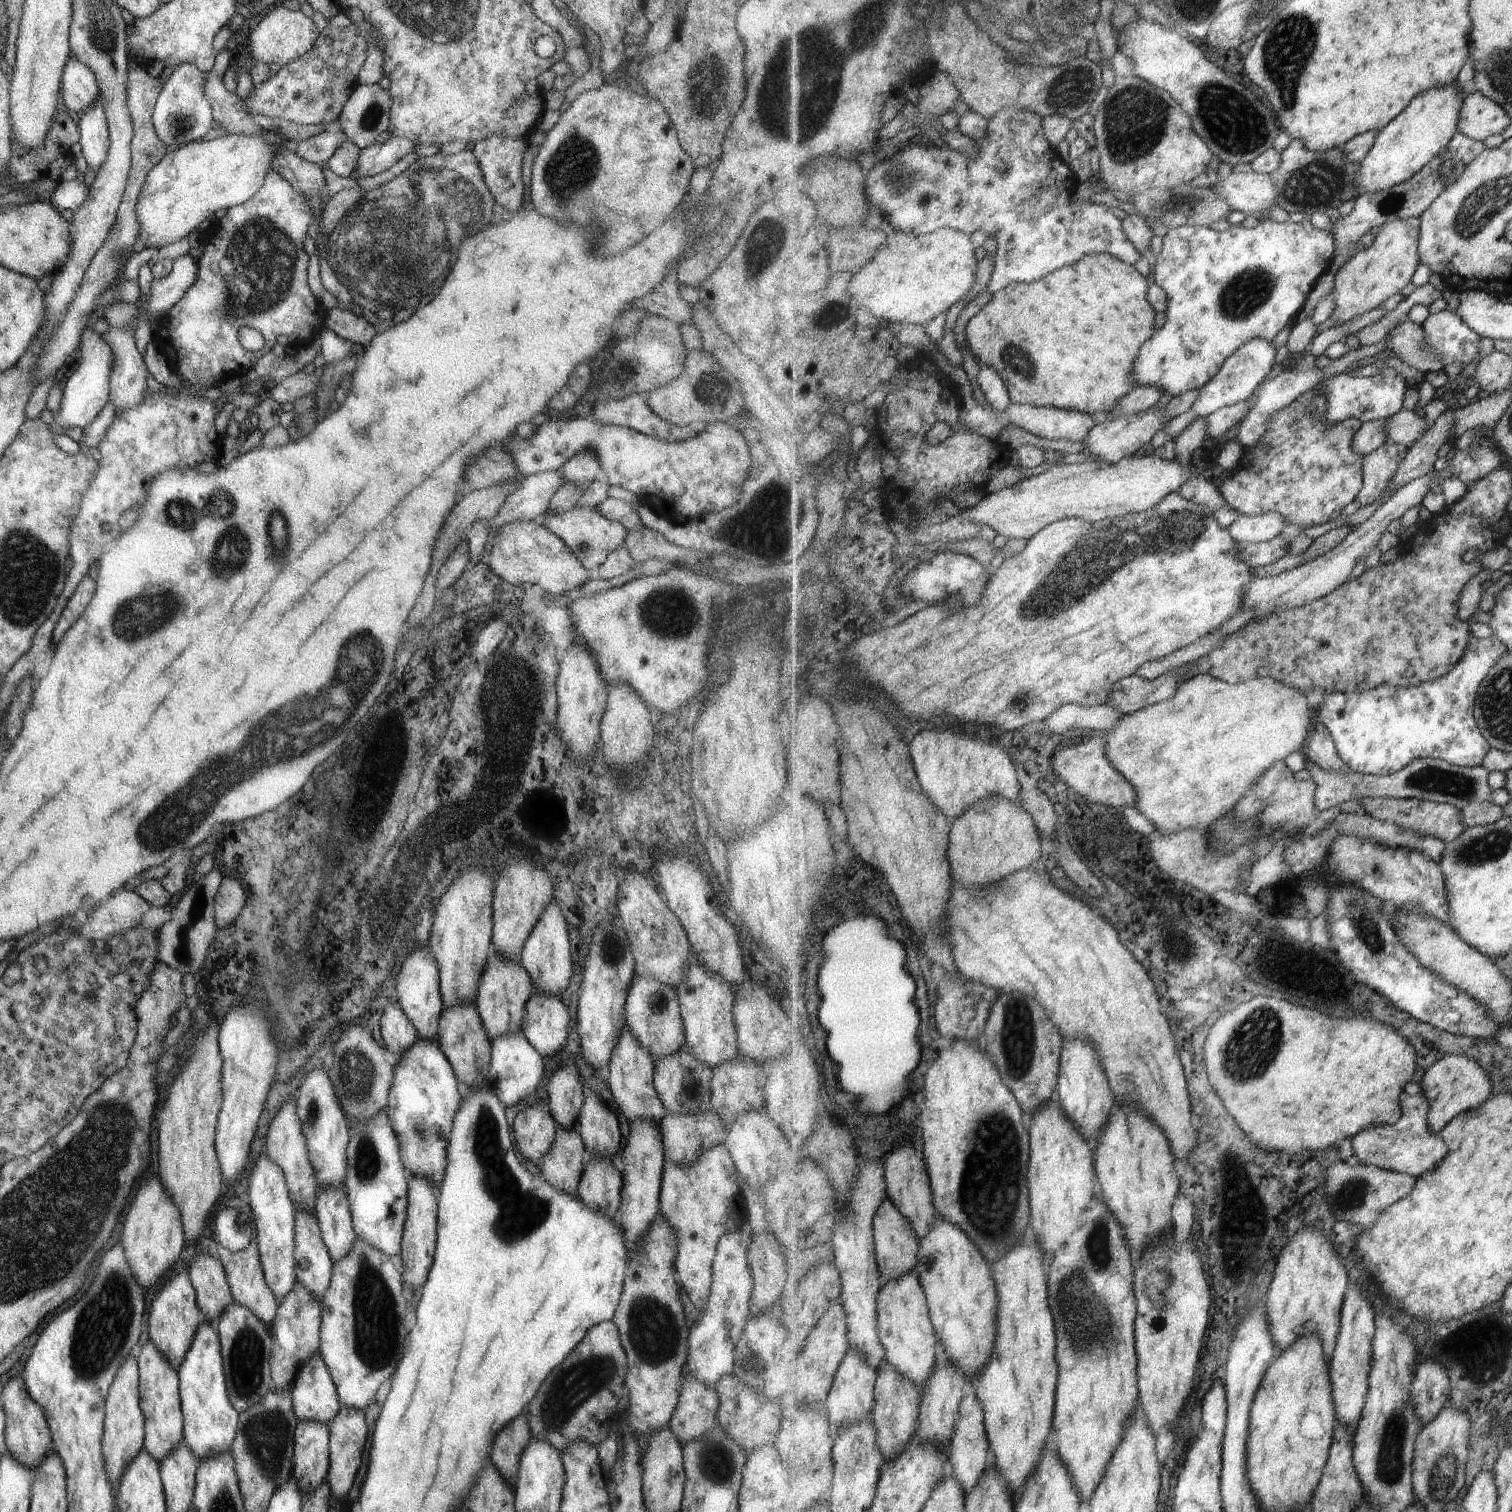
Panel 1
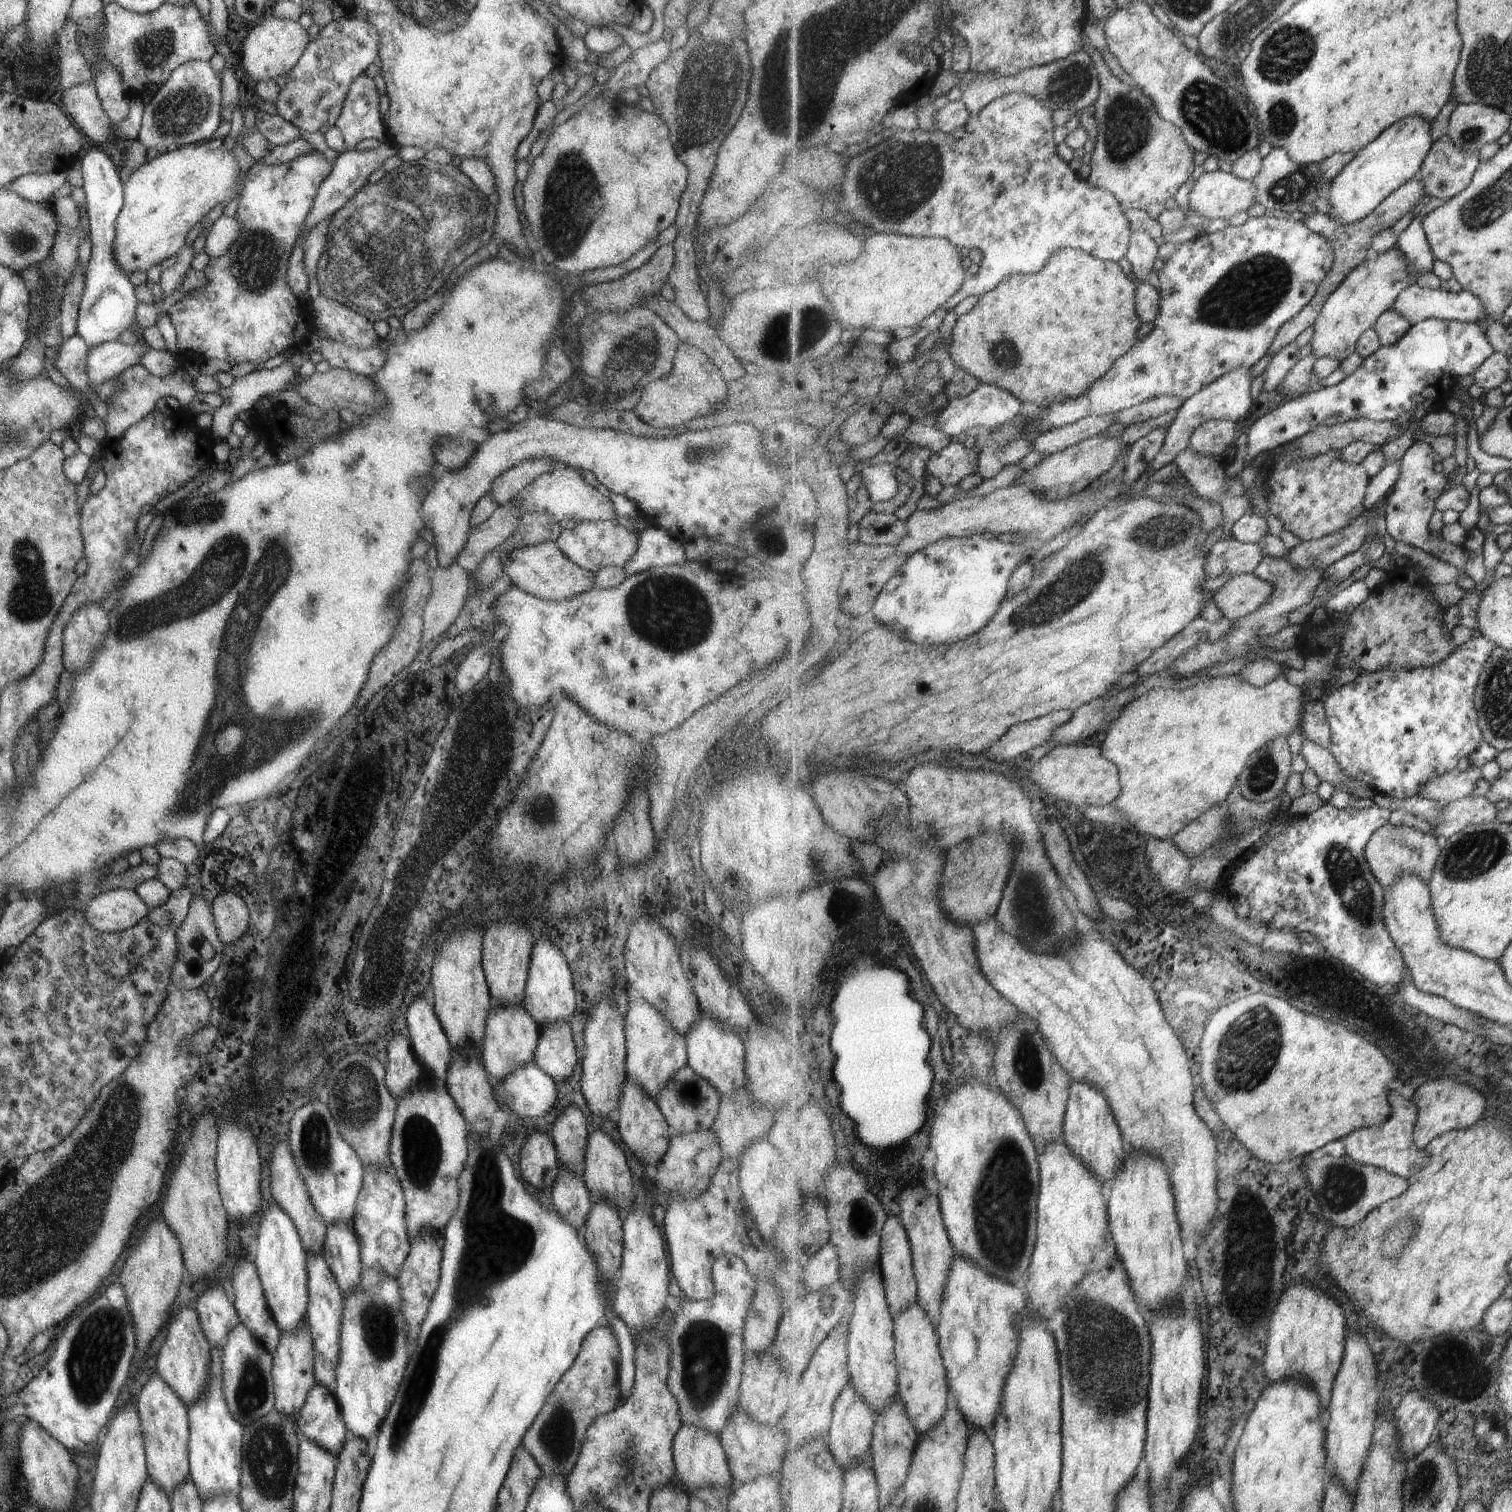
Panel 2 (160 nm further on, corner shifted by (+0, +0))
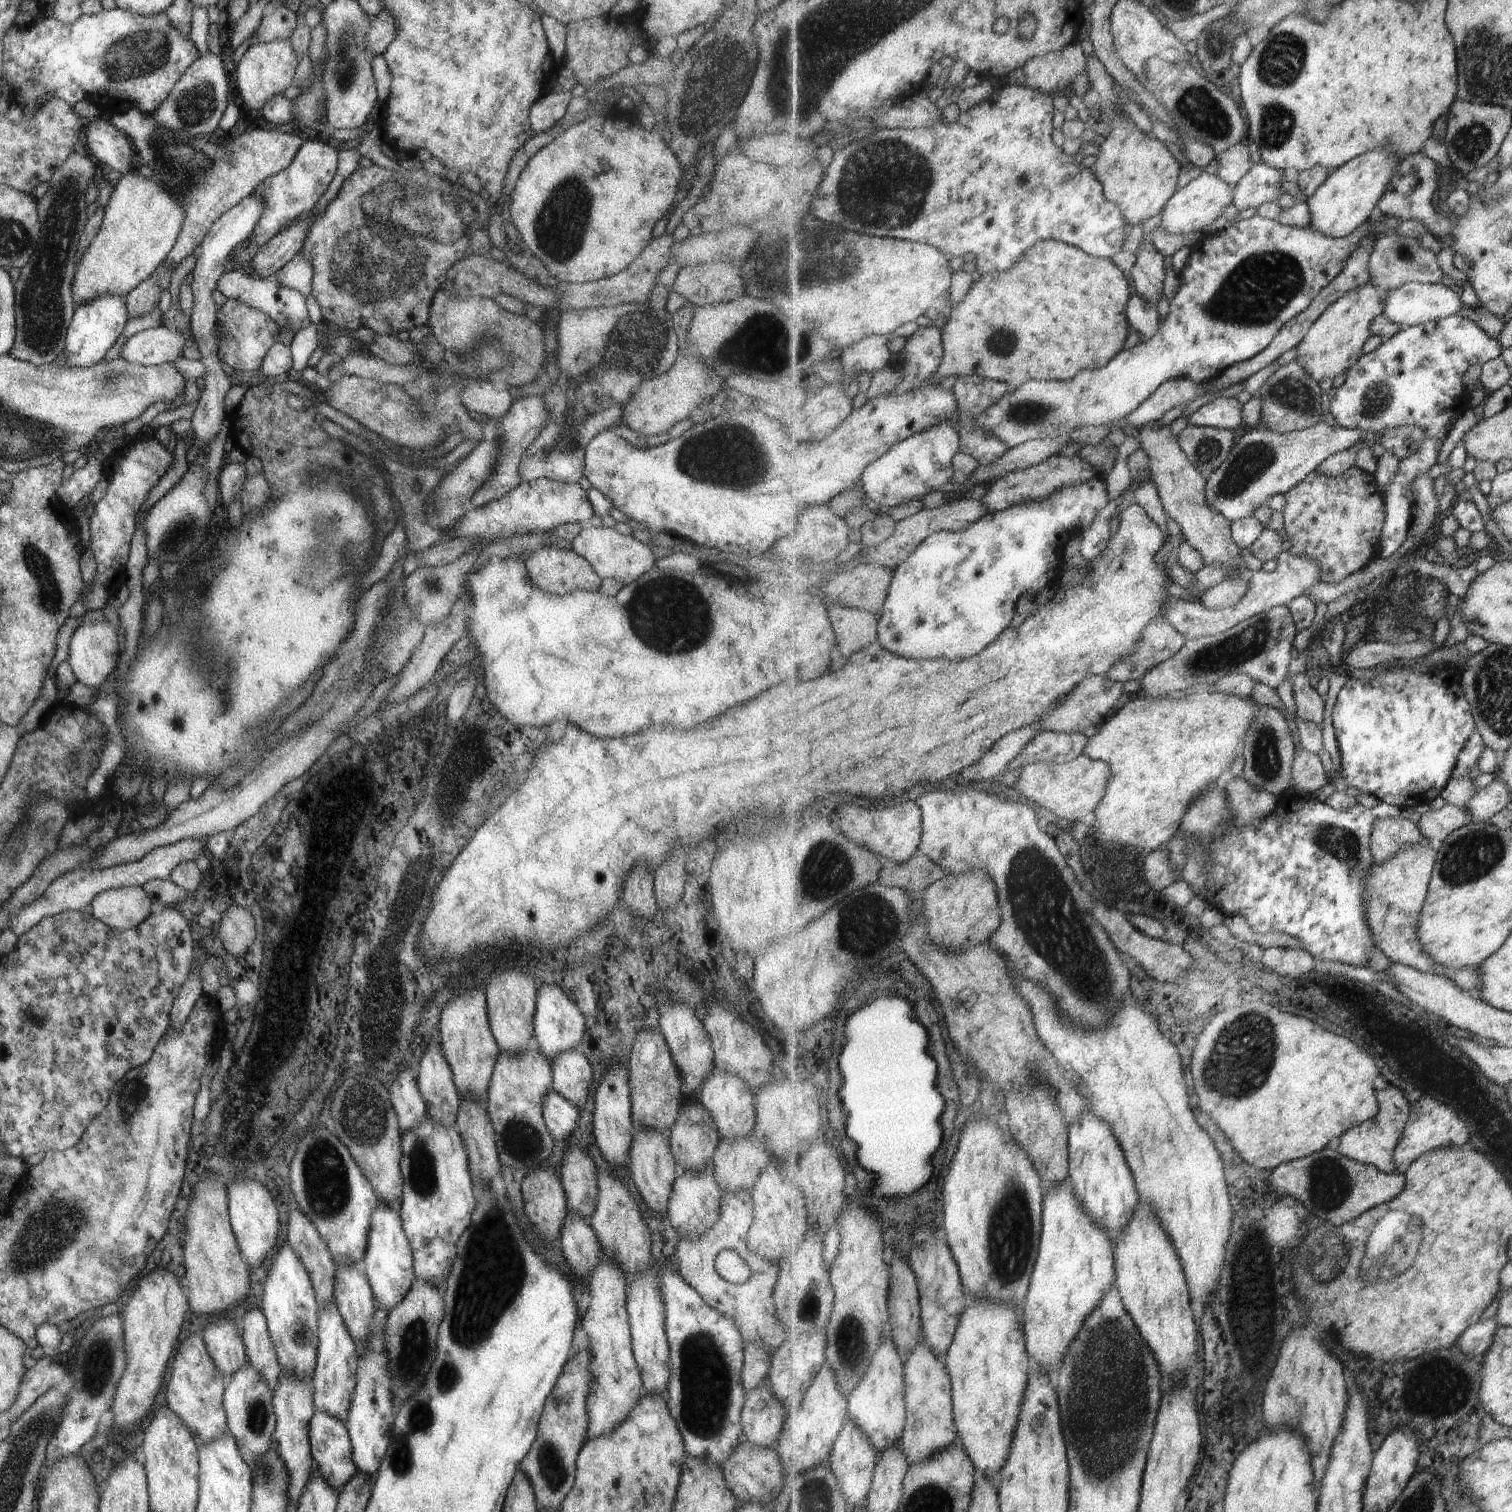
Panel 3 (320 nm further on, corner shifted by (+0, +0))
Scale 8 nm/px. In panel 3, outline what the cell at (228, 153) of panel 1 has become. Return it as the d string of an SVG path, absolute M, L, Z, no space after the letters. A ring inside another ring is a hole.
M136 172L124 173L112 188L97 234L82 252L74 269L70 287L76 308L77 305L89 303L93 299L105 295L124 297L135 288L136 284L153 273L169 252L174 238L177 236L183 215L182 206L175 203L174 197L155 181L141 178Z

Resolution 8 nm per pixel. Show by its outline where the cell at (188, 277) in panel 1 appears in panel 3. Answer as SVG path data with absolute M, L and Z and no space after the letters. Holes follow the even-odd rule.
M231 270L222 274L216 282L216 290L229 299L235 299L245 303L245 306L261 311L277 323L279 328L293 330L294 334L310 324L307 310L305 309L305 297L299 292L281 286L273 275L262 279L254 279L244 275L241 271Z

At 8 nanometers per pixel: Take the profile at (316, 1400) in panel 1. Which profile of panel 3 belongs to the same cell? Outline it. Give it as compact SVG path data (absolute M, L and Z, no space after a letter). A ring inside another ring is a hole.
M314 1410L308 1422L308 1441L316 1470L338 1494L356 1471L346 1426L334 1416Z

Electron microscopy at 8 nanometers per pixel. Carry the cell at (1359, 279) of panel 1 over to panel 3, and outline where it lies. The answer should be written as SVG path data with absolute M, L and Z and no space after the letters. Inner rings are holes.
M1372 283L1351 291L1347 296L1339 299L1333 306L1329 307L1319 320L1316 320L1309 329L1307 336L1296 348L1295 360L1316 380L1321 382L1323 378L1337 378L1339 374L1349 372L1349 369L1358 363L1364 355L1364 346L1367 339L1372 335L1371 325L1373 319L1384 312L1386 298L1389 291L1376 287Z

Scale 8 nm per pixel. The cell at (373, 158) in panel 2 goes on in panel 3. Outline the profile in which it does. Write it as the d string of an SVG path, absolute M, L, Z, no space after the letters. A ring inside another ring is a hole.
M312 215L293 226L277 231L265 244L262 244L251 257L250 277L262 279L277 272L292 256L298 254Z

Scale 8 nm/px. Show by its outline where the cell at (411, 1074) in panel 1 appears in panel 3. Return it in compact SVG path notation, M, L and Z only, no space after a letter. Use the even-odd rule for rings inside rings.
M427 1114L424 1115L424 1118L416 1127L413 1127L407 1132L400 1133L400 1149L402 1155L399 1159L399 1168L403 1182L402 1197L400 1200L400 1206L397 1208L397 1211L399 1212L398 1215L401 1219L401 1228L403 1229L405 1238L407 1238L407 1242L409 1243L412 1252L412 1269L414 1278L419 1279L423 1283L430 1284L437 1288L437 1290L441 1291L441 1288L444 1288L443 1282L445 1282L445 1278L447 1278L447 1274L449 1274L449 1266L451 1266L451 1260L455 1258L455 1250L457 1248L456 1243L458 1242L458 1238L462 1235L462 1232L466 1230L470 1223L471 1212L473 1210L473 1206L475 1206L477 1197L475 1194L476 1186L474 1185L473 1178L468 1171L467 1155L465 1149L463 1148L460 1134L453 1127L449 1128L441 1127L440 1125L434 1125L432 1120L428 1118Z

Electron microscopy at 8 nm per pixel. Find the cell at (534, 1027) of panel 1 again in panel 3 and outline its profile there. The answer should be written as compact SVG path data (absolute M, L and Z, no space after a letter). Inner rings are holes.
M579 1048L563 1051L550 1064L552 1089L574 1107L583 1107L591 1086L591 1067Z

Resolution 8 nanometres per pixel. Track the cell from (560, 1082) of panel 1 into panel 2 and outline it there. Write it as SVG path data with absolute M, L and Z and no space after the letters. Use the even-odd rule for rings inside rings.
M566 1107L561 1116L556 1116L551 1126L549 1137L552 1139L558 1164L569 1173L581 1176L584 1167L584 1150L586 1147L589 1130L587 1128L585 1117L577 1107Z

